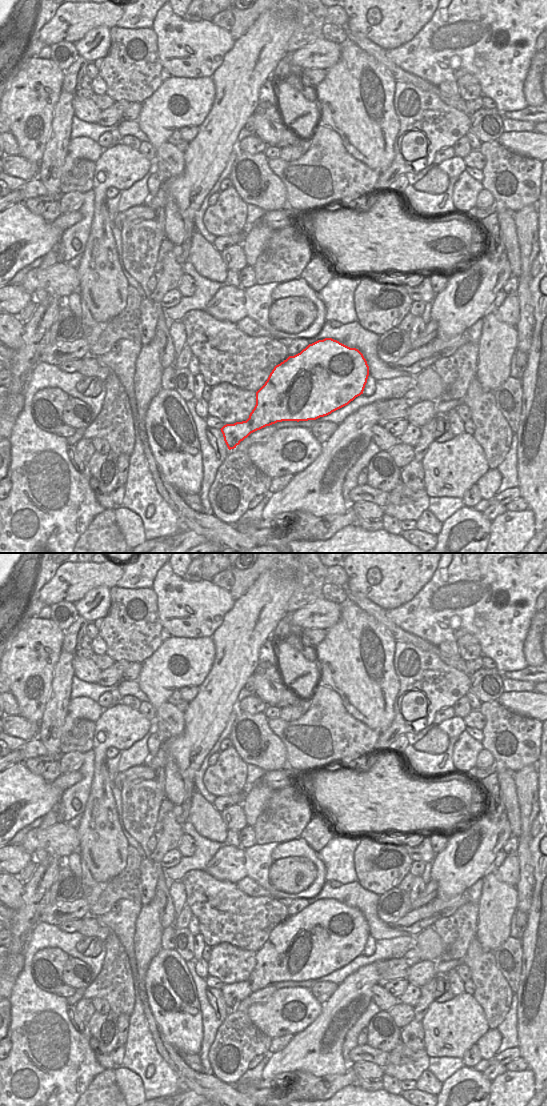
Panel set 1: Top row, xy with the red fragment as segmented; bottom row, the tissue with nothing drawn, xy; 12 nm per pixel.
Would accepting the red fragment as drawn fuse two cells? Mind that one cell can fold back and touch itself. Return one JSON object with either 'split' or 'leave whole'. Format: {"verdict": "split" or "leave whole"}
{"verdict": "leave whole"}

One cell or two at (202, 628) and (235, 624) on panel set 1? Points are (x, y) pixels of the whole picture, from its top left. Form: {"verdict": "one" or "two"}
{"verdict": "two"}

